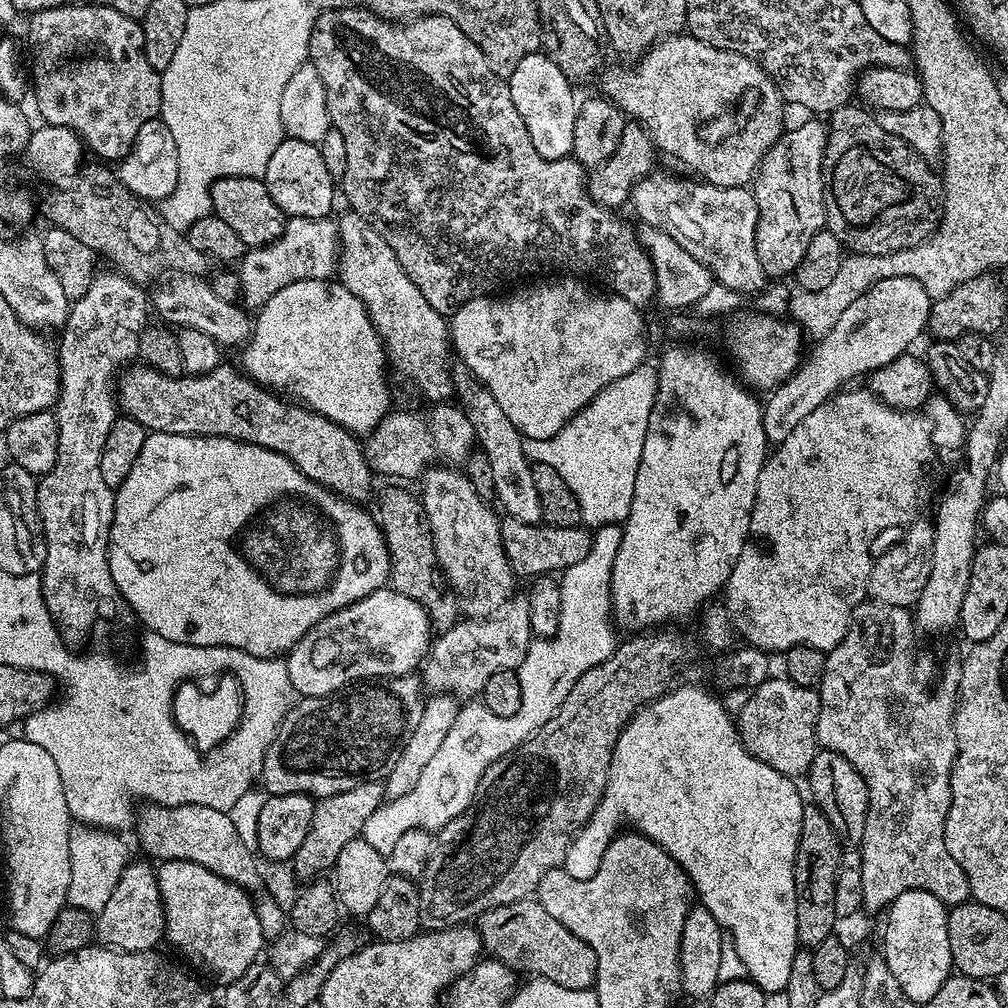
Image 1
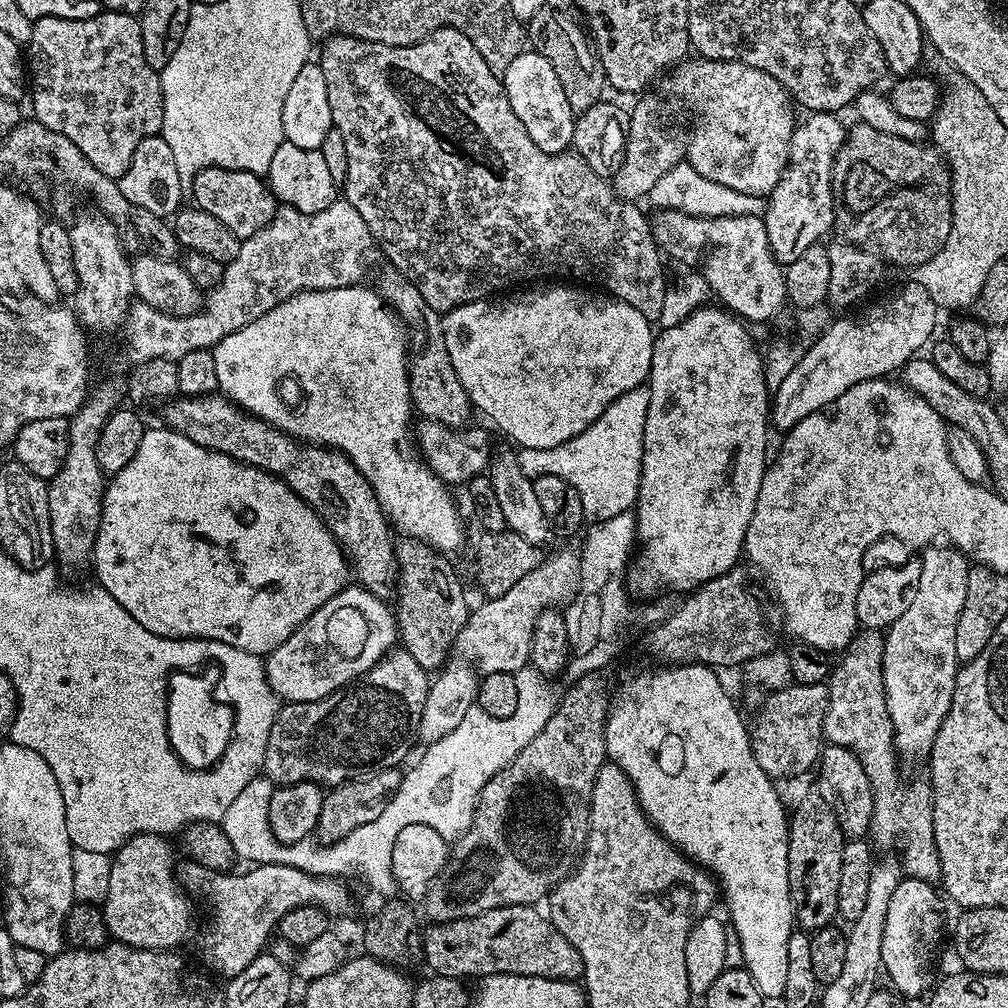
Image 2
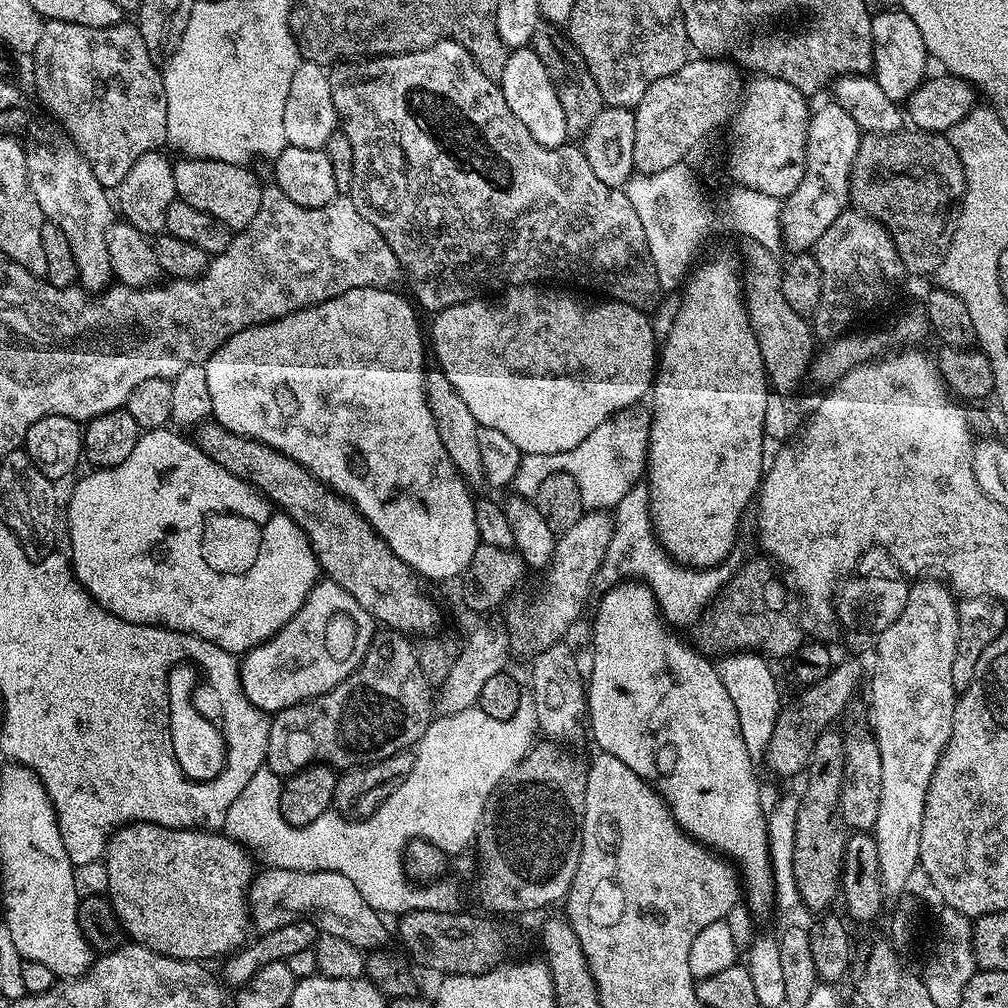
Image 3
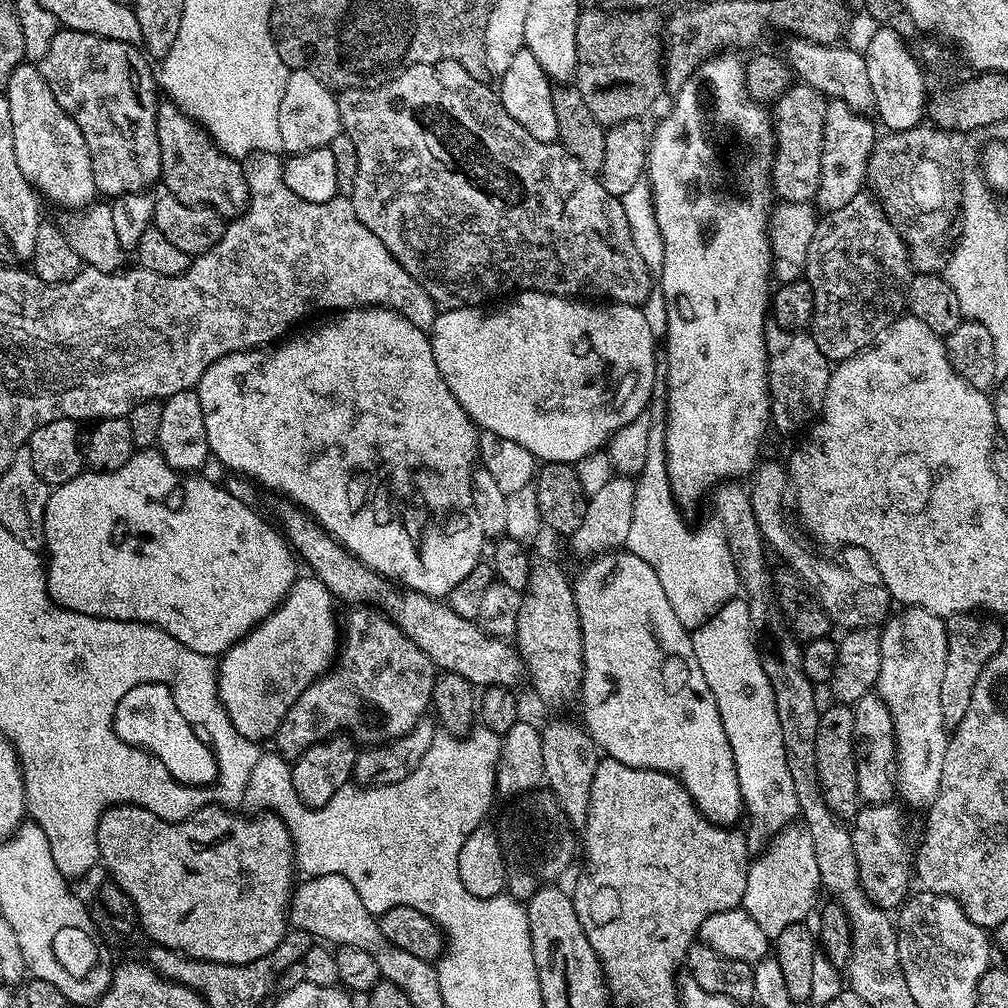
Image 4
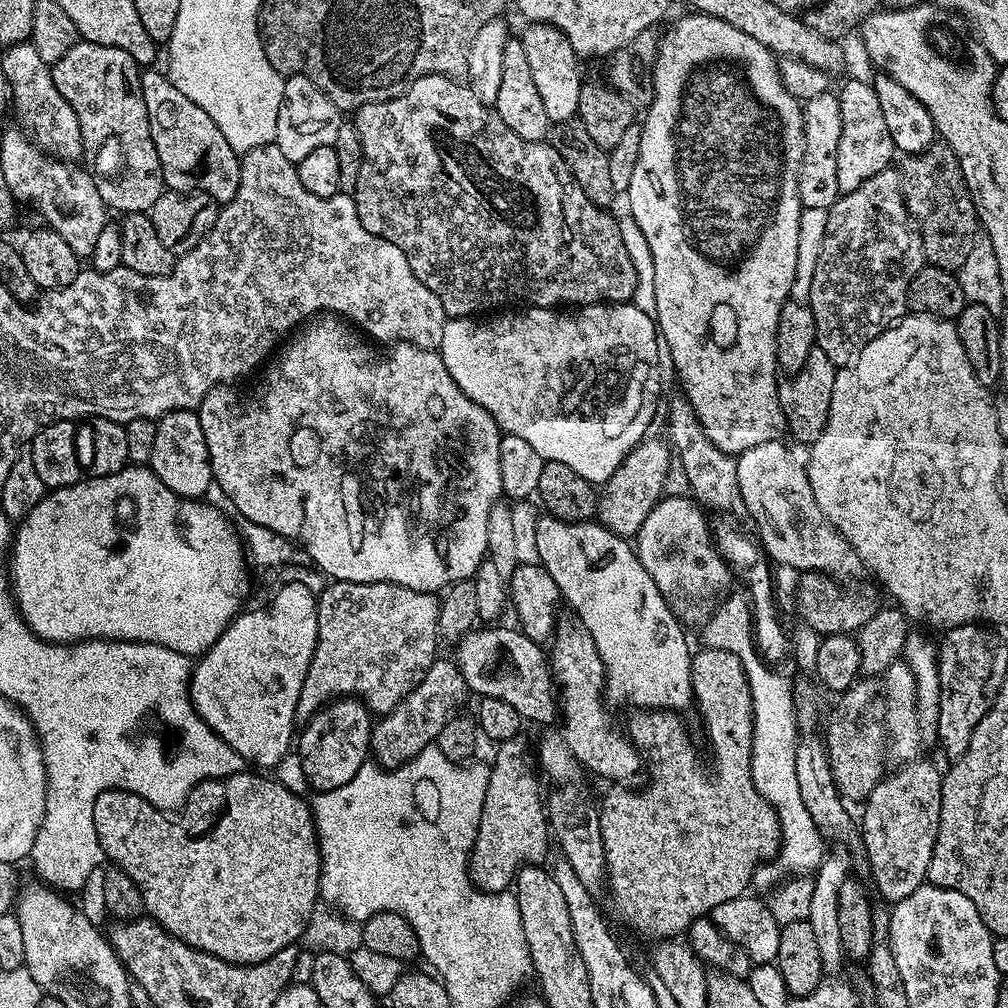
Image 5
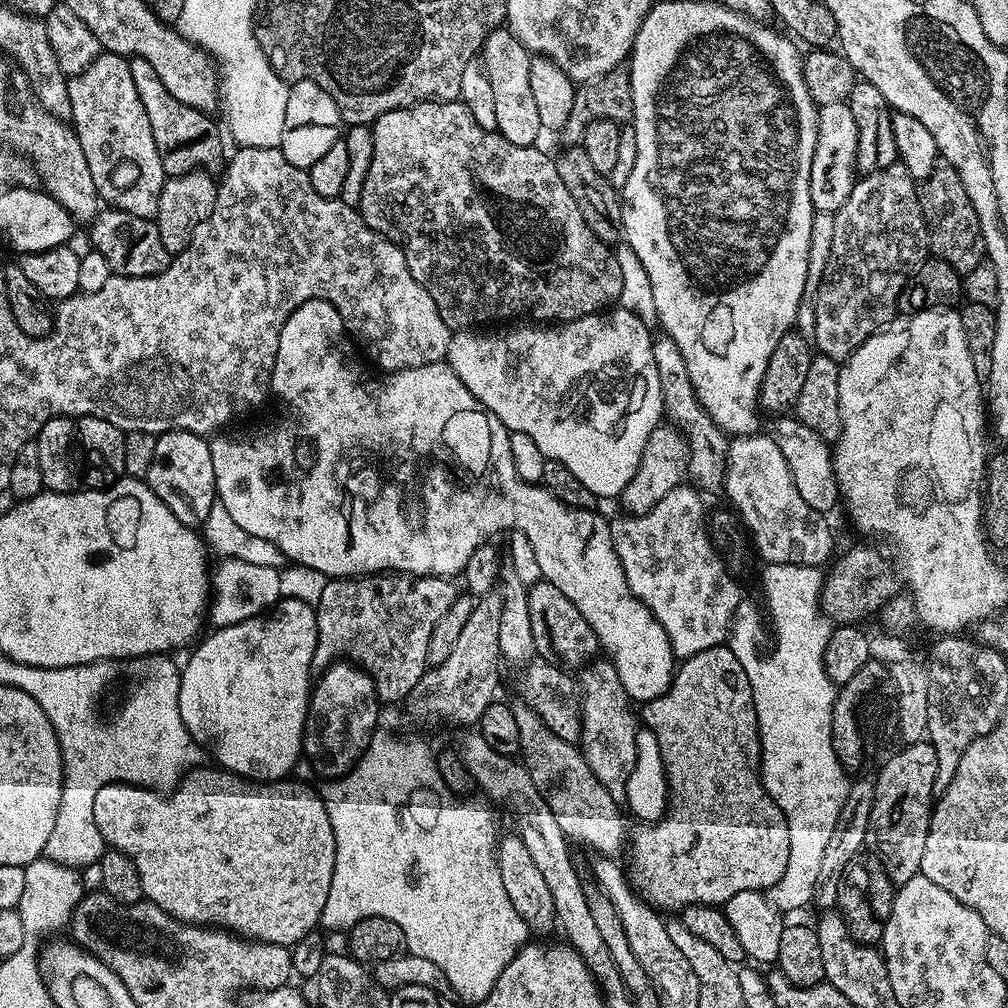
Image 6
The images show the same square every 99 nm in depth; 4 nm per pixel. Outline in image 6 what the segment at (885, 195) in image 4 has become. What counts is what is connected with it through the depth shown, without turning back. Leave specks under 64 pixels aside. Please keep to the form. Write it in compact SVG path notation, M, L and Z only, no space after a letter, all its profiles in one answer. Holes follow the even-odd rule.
M937 166L932 171L932 175L923 181L920 206L924 209L924 220L928 224L930 252L933 257L945 260L961 274L973 272L978 265L985 263L986 253L980 245L978 214L956 168Z

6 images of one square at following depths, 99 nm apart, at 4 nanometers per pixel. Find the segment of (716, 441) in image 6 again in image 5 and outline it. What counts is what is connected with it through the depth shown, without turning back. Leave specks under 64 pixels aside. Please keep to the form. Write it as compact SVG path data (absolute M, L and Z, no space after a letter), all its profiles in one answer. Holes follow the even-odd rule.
M676 394L668 404L668 432L671 447L688 478L693 499L716 512L741 513L744 503L738 485L737 459L718 449L718 446L707 438L701 423L698 422L696 411L682 394Z

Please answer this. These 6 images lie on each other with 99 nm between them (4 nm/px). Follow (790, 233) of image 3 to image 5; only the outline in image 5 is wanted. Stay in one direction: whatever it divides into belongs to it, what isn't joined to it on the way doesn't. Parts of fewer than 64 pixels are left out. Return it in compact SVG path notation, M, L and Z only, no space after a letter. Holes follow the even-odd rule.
M867 79L846 81L838 88L838 95L842 112L842 138L838 140L836 161L838 186L841 193L845 193L858 190L866 178L874 178L874 174L890 167L897 150L894 138L890 138L890 130L886 127L886 114L882 114L882 106L878 106L878 94Z

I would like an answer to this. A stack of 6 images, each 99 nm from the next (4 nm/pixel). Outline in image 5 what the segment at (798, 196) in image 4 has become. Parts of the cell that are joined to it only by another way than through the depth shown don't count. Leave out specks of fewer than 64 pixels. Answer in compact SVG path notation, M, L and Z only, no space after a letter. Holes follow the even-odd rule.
M830 90L826 94L818 94L818 98L810 98L803 105L804 110L804 163L800 177L800 203L804 208L831 208L841 195L838 186L838 162L836 151L838 140L842 138L842 112L840 110L840 98L835 91Z

